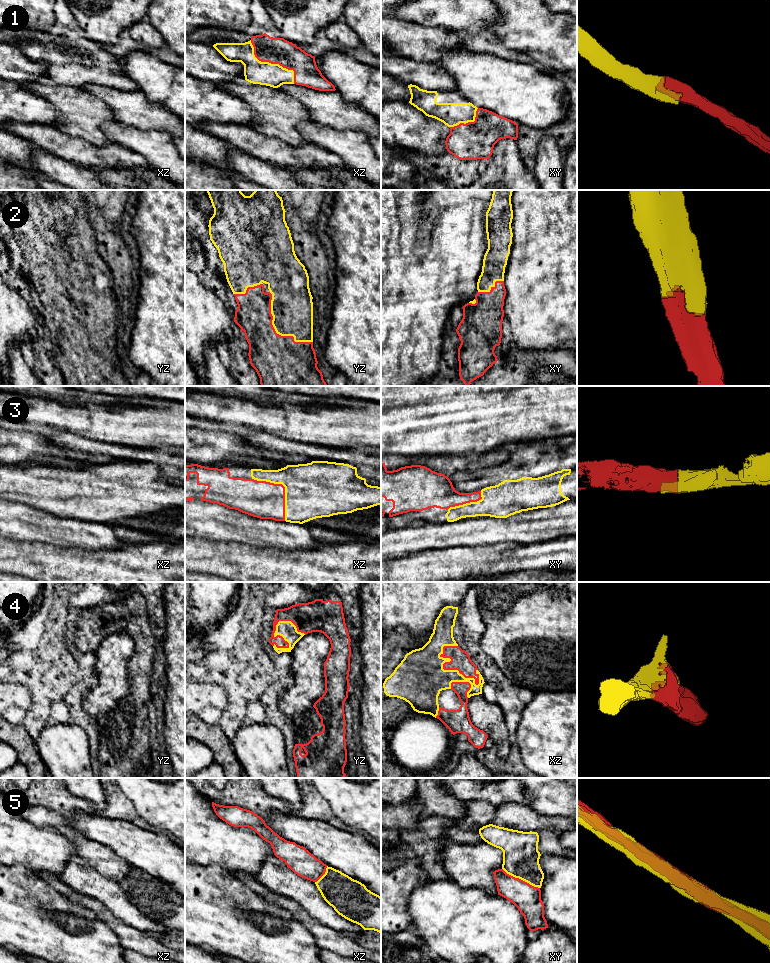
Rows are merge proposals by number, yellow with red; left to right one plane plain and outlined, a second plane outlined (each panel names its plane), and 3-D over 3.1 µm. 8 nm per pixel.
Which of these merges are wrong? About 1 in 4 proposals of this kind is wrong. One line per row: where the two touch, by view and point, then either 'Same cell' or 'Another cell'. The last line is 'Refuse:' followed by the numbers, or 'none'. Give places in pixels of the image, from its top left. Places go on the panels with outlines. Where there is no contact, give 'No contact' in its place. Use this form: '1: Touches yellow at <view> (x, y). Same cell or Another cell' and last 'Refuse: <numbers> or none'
1: Touches yellow at xz (272, 64). Same cell
2: Touches yellow at yz (275, 330). Same cell
3: Touches yellow at xz (285, 488). Same cell
4: Touches yellow at xz (447, 670). Same cell
5: Touches yellow at xy (521, 879). Another cell
Refuse: 5

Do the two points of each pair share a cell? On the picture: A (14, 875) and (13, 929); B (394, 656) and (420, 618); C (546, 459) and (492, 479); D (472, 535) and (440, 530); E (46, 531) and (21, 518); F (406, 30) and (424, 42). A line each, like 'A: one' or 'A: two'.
A: one
B: two
C: one
D: one
E: one
F: one

